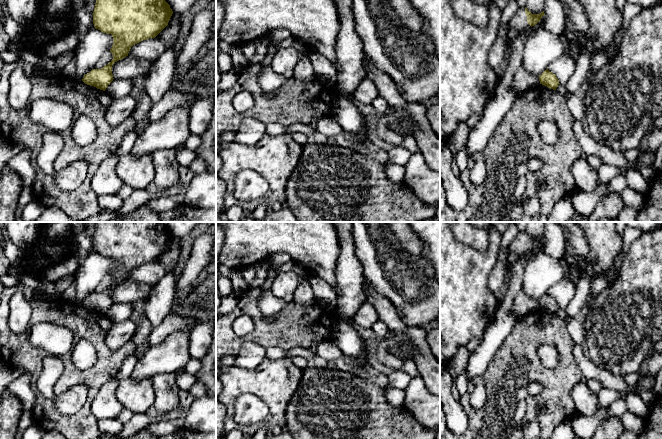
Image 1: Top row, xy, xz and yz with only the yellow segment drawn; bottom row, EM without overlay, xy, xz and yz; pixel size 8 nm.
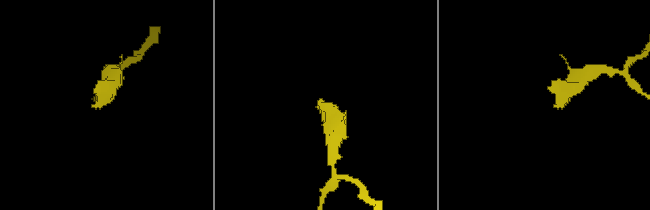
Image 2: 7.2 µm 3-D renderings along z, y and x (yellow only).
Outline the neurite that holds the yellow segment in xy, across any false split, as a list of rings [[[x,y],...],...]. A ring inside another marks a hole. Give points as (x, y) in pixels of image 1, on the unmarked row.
[[[96,222],[93,248],[95,253],[112,259],[113,283],[101,293],[92,293],[82,305],[105,315],[114,303],[113,288],[128,280],[133,269],[155,262],[172,238],[163,222]]]

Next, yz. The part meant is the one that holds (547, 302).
[[[546,293],[539,300],[539,305],[540,305],[540,308],[547,310],[548,312],[553,313],[553,314],[556,314],[556,312],[560,308],[556,299],[550,296],[548,293]]]

